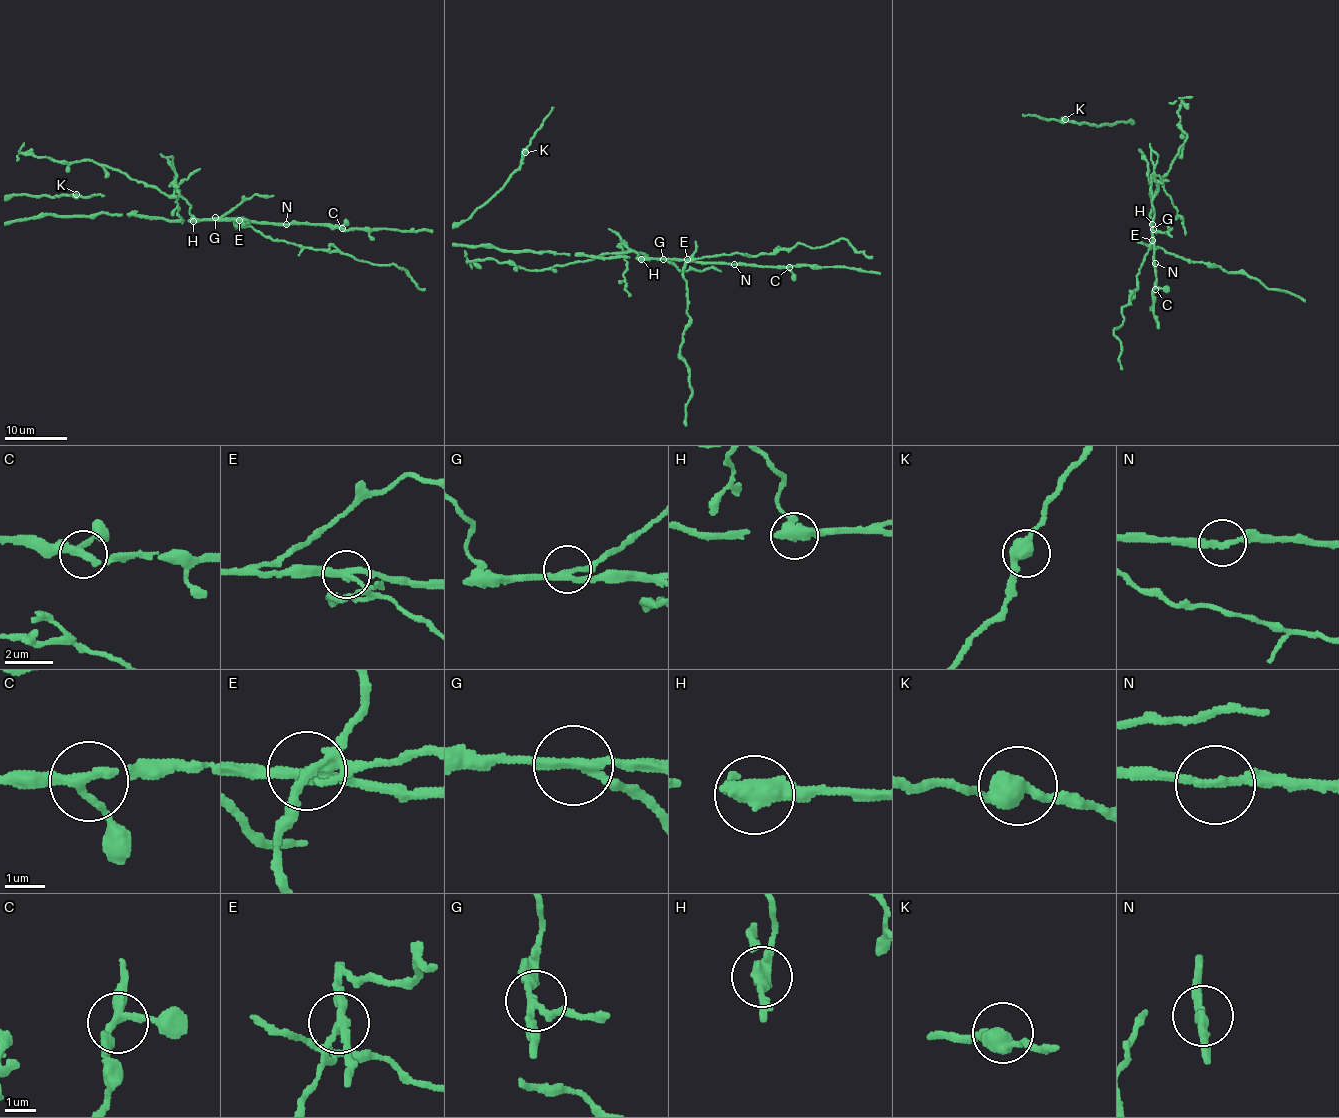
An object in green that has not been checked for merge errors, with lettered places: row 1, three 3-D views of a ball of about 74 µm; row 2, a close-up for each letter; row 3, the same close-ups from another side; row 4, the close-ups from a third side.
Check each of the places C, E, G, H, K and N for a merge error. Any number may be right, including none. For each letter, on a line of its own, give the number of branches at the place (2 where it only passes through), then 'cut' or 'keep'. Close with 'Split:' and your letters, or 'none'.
C: 3 branches meet; keep
E: 3 branches meet; cut
G: 3 branches meet; cut
H: 2 branches meet; cut
K: 2 branches meet; keep
N: 2 branches meet; keep
Split: E, G, H

